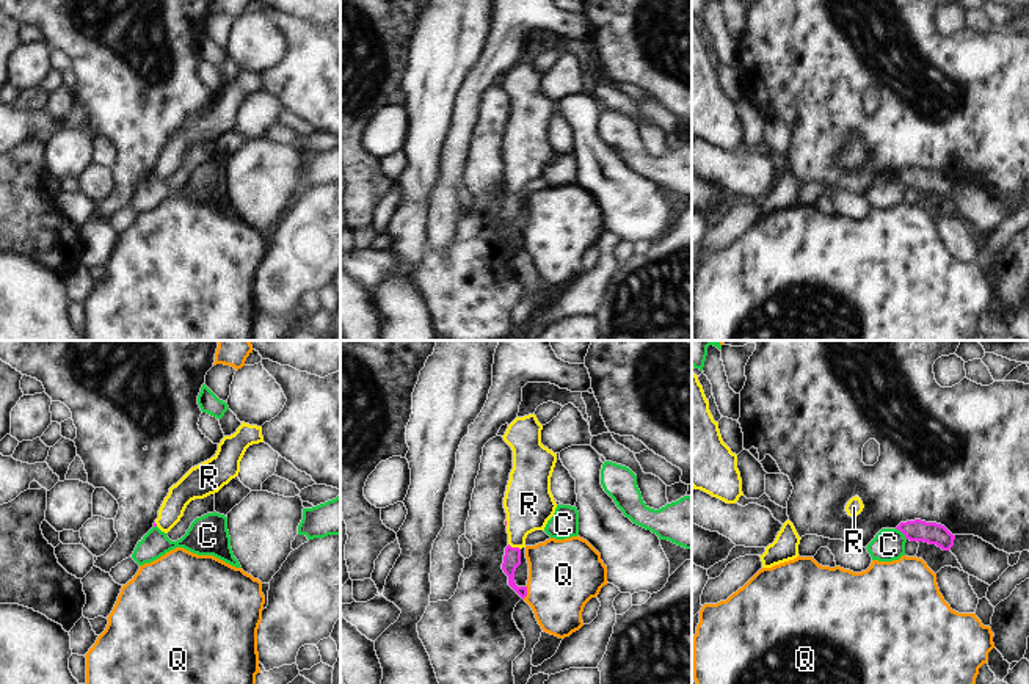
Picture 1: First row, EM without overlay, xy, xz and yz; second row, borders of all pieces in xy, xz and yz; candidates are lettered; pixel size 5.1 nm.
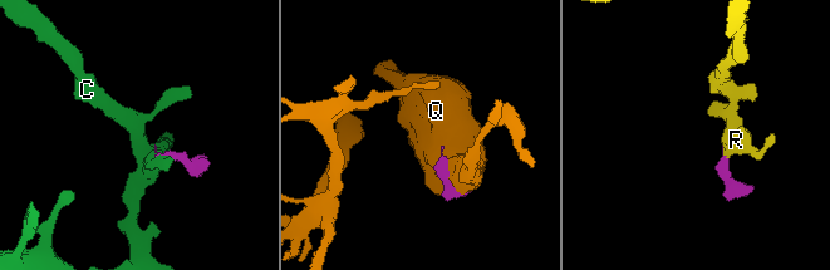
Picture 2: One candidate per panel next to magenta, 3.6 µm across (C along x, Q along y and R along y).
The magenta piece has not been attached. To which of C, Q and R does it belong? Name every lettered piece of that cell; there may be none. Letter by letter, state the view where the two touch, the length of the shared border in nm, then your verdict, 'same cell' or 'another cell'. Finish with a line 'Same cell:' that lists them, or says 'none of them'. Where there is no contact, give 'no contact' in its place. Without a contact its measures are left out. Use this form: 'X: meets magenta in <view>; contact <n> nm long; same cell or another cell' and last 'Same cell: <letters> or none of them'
C: meets magenta in yz; contact 90 nm long; another cell
Q: meets magenta in xz; contact 70 nm long; another cell
R: meets magenta in xz; contact 70 nm long; same cell
Same cell: R

